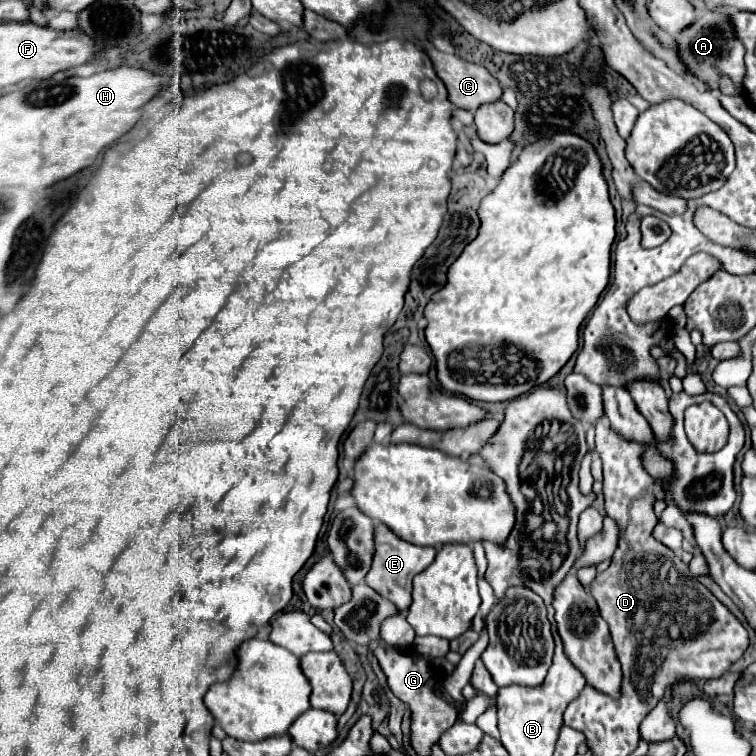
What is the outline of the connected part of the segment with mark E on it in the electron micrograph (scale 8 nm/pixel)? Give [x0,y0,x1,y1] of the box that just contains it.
[366,523,436,611]

